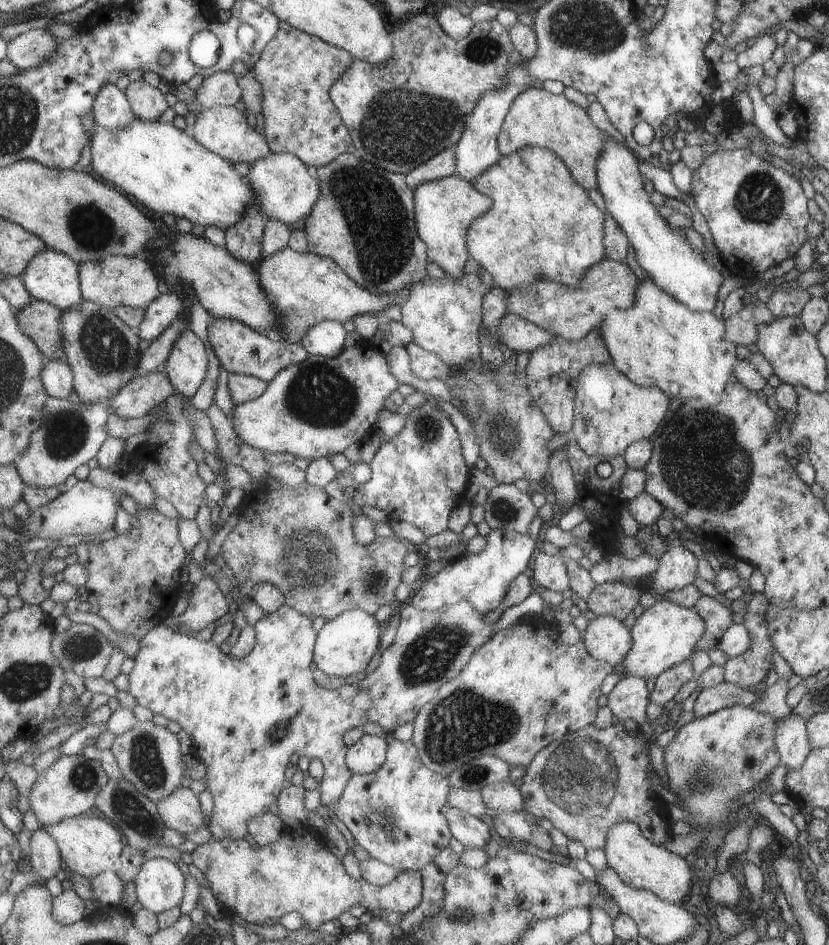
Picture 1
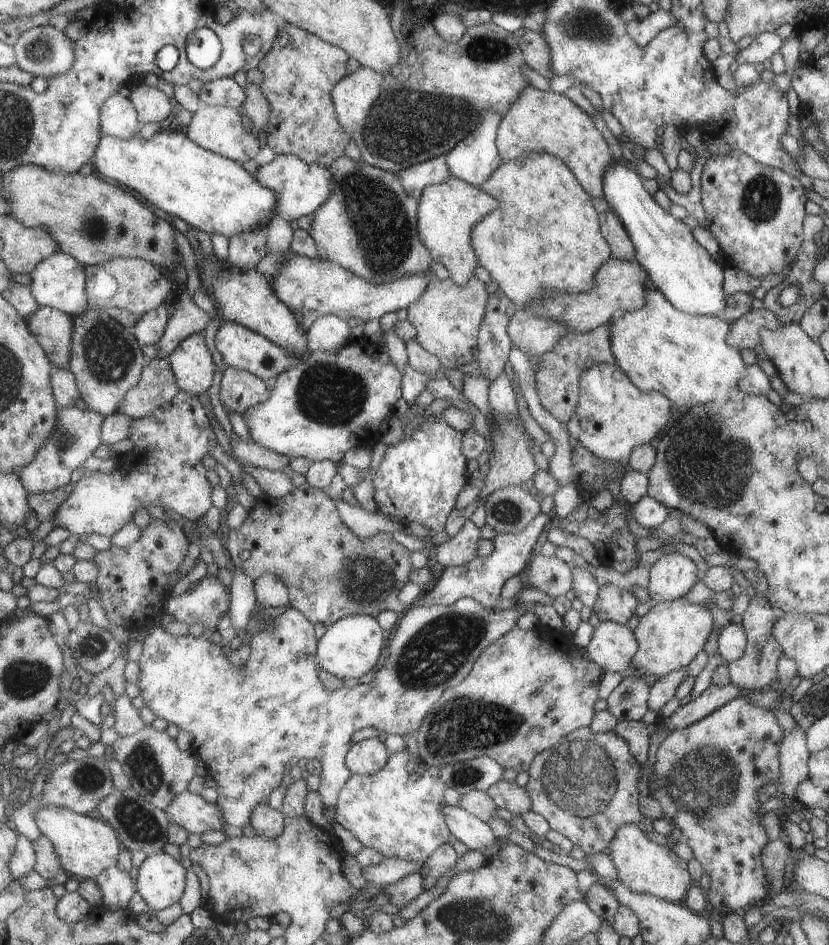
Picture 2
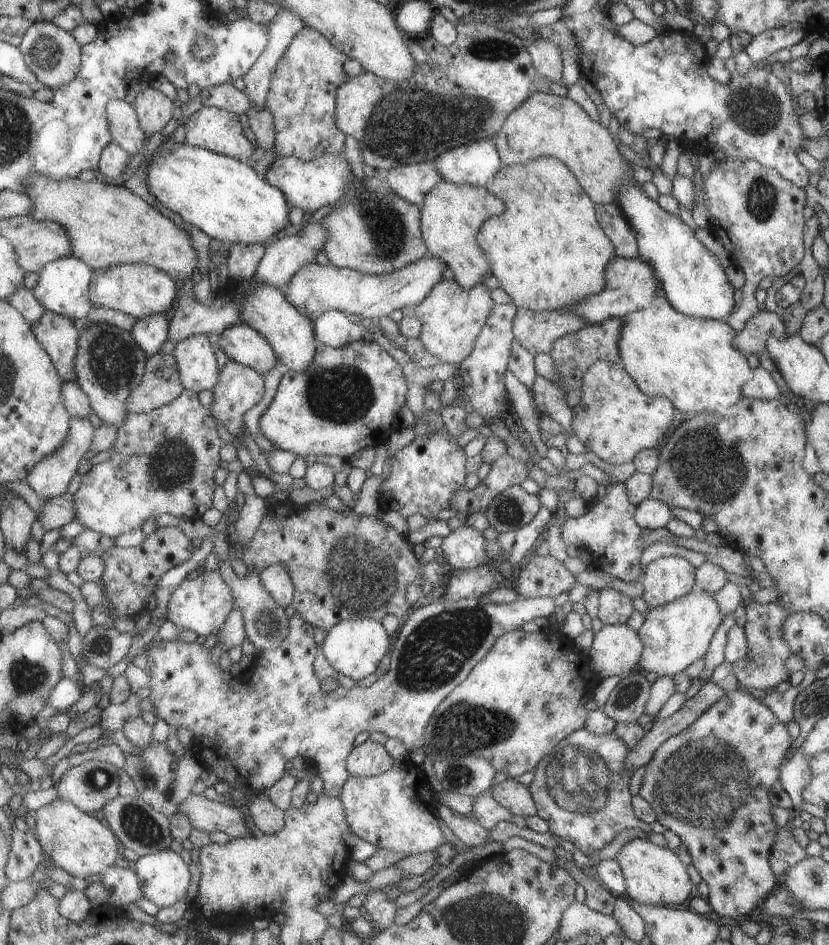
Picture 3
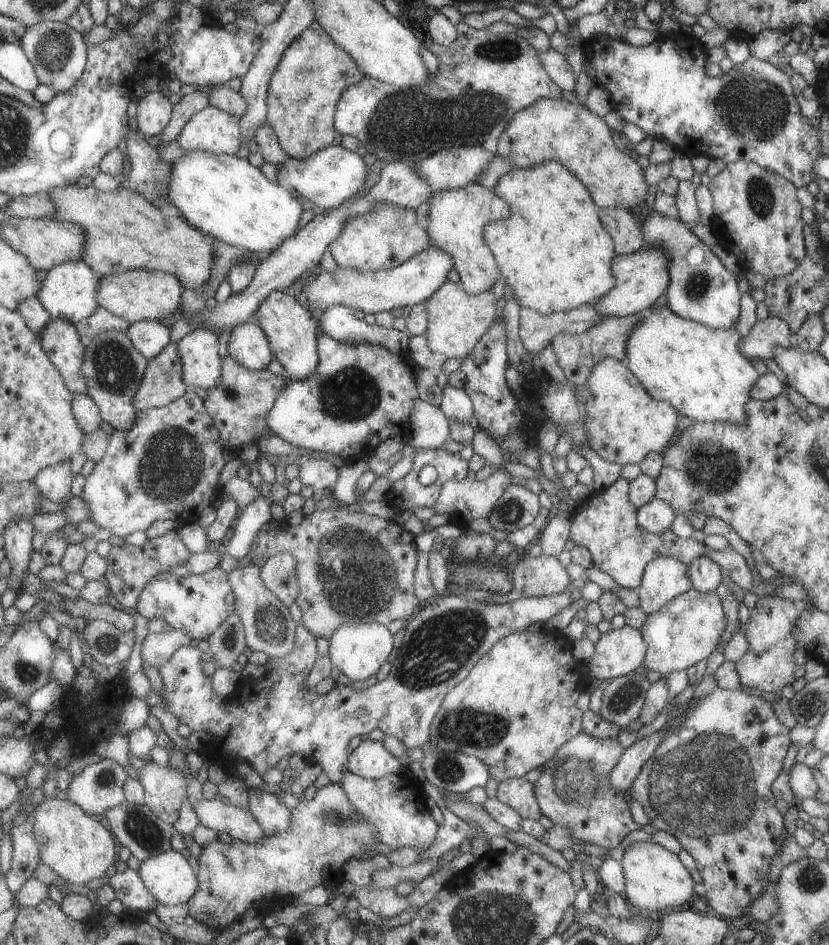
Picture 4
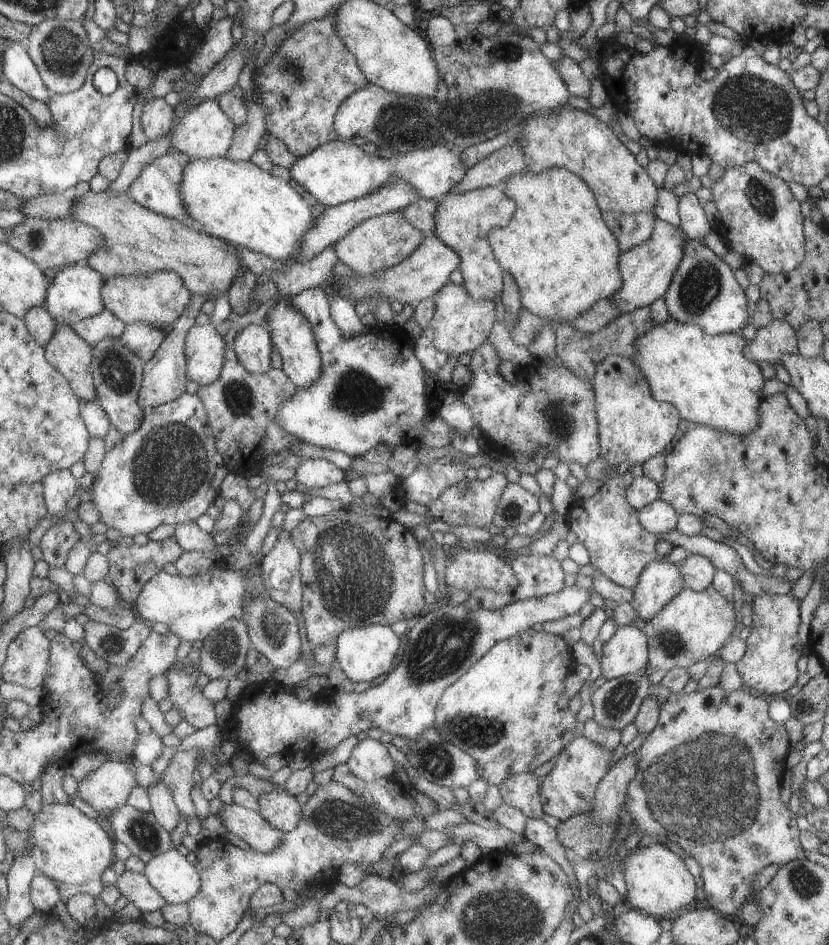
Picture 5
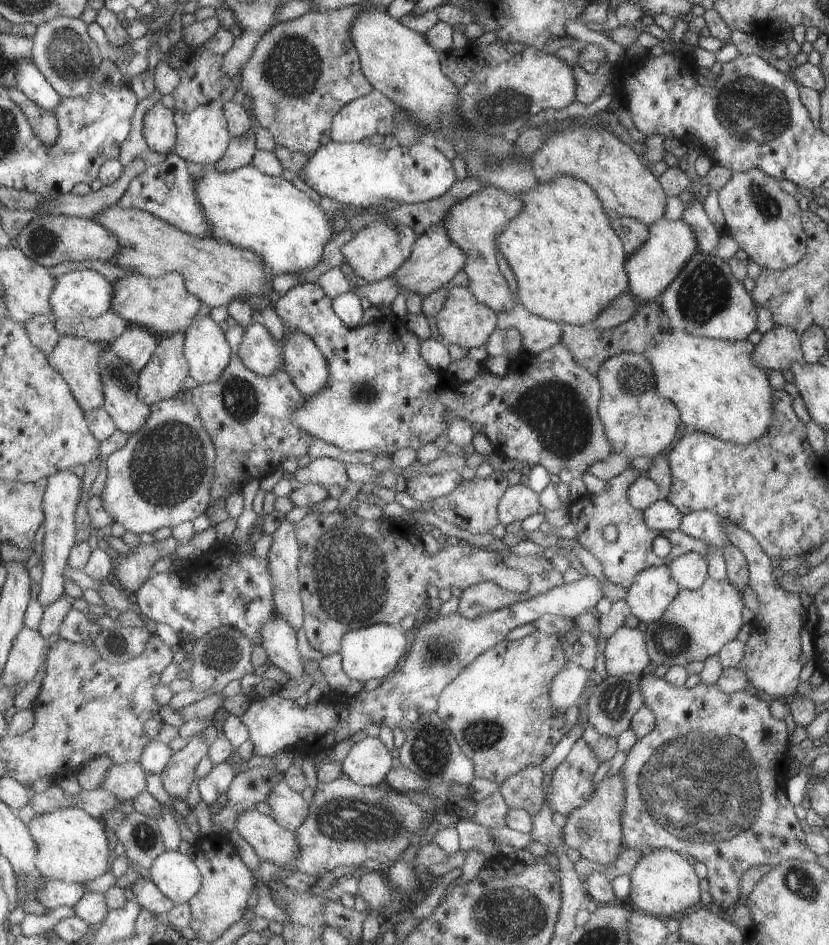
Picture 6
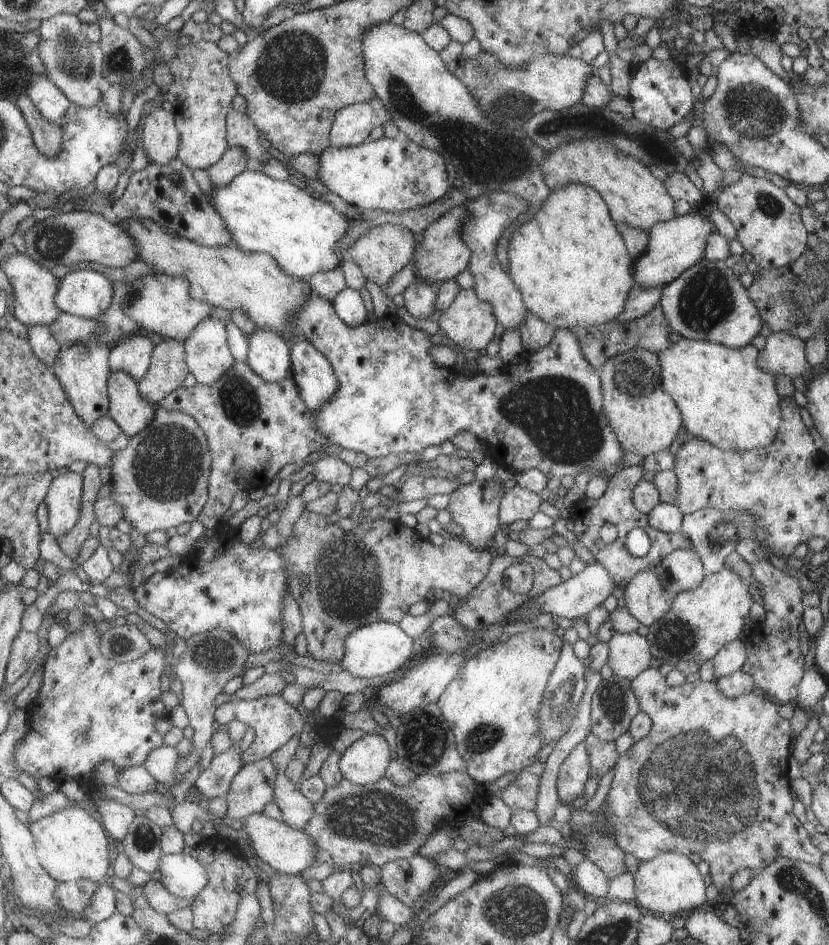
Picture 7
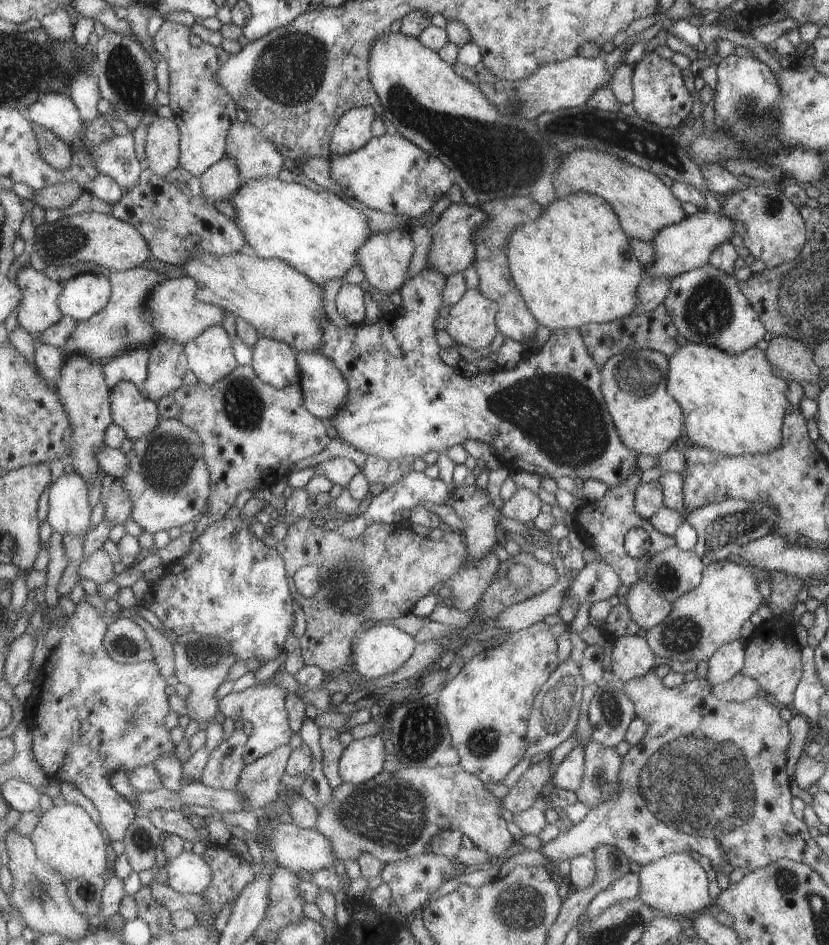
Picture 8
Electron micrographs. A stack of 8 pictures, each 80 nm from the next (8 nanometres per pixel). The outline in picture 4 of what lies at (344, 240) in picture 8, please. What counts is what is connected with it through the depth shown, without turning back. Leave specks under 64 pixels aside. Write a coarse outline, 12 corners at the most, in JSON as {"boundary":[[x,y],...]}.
{"boundary":[[198,150],[170,200],[212,240],[269,254],[301,204],[247,160]]}

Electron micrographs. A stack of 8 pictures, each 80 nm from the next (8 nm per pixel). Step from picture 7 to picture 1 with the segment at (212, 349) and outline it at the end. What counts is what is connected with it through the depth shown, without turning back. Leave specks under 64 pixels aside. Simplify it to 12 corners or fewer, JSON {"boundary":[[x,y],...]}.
{"boundary":[[185,329],[164,368],[190,399],[207,376],[205,342]]}

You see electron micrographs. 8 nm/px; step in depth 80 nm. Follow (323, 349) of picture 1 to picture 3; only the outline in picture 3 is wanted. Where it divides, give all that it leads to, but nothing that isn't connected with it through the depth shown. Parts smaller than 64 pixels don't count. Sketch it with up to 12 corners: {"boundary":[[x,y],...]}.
{"boundary":[[336,310],[314,323],[316,344],[339,348],[371,341],[374,328]]}

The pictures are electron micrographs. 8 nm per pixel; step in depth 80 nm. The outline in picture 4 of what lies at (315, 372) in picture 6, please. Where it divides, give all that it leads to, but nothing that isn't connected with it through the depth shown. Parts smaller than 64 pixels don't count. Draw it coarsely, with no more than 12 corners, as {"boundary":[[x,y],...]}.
{"boundary":[[287,291],[254,316],[288,379],[318,364],[318,323]]}

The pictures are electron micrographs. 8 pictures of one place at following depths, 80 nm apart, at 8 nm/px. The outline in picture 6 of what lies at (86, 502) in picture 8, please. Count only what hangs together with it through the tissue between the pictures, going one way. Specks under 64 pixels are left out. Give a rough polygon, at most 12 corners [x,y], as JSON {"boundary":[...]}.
{"boundary":[[83,477],[47,478],[43,608],[64,596],[63,570],[78,542],[75,510]]}

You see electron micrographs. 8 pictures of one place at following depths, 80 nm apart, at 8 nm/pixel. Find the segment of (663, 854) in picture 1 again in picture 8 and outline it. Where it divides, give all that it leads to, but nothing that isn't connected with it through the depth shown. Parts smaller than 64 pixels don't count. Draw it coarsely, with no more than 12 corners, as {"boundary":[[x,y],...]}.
{"boundary":[[689,853],[640,865],[637,898],[670,918],[709,904]]}

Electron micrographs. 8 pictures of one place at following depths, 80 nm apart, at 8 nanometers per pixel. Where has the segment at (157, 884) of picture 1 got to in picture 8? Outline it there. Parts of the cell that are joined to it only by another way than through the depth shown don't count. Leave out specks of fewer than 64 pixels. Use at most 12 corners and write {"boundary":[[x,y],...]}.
{"boundary":[[182,852],[170,860],[168,885],[200,895],[213,872],[203,856]]}

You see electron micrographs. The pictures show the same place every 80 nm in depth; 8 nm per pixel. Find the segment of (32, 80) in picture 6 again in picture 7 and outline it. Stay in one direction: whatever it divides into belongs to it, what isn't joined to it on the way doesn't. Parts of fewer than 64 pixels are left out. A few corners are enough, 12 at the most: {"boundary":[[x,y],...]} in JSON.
{"boundary":[[37,75],[28,95],[48,121],[65,126],[72,102]]}

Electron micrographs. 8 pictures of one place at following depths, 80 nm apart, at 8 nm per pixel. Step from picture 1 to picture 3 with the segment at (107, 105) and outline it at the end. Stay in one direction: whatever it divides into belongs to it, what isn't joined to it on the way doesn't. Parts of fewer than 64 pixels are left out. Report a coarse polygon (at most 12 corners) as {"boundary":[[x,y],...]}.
{"boundary":[[115,99],[107,107],[114,140],[132,155],[143,134],[134,103]]}

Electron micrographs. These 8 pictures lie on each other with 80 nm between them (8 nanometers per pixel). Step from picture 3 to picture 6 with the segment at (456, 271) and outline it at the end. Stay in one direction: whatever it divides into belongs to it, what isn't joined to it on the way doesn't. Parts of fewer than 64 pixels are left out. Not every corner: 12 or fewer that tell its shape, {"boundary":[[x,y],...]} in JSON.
{"boundary":[[487,185],[442,217],[476,301],[513,306],[493,244],[521,210]]}

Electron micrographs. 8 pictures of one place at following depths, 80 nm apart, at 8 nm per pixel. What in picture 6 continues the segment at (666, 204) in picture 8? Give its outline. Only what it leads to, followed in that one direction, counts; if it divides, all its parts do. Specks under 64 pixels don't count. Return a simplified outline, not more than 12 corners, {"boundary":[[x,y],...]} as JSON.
{"boundary":[[603,127],[551,131],[532,152],[547,182],[586,182],[608,218],[649,226],[666,193]]}

